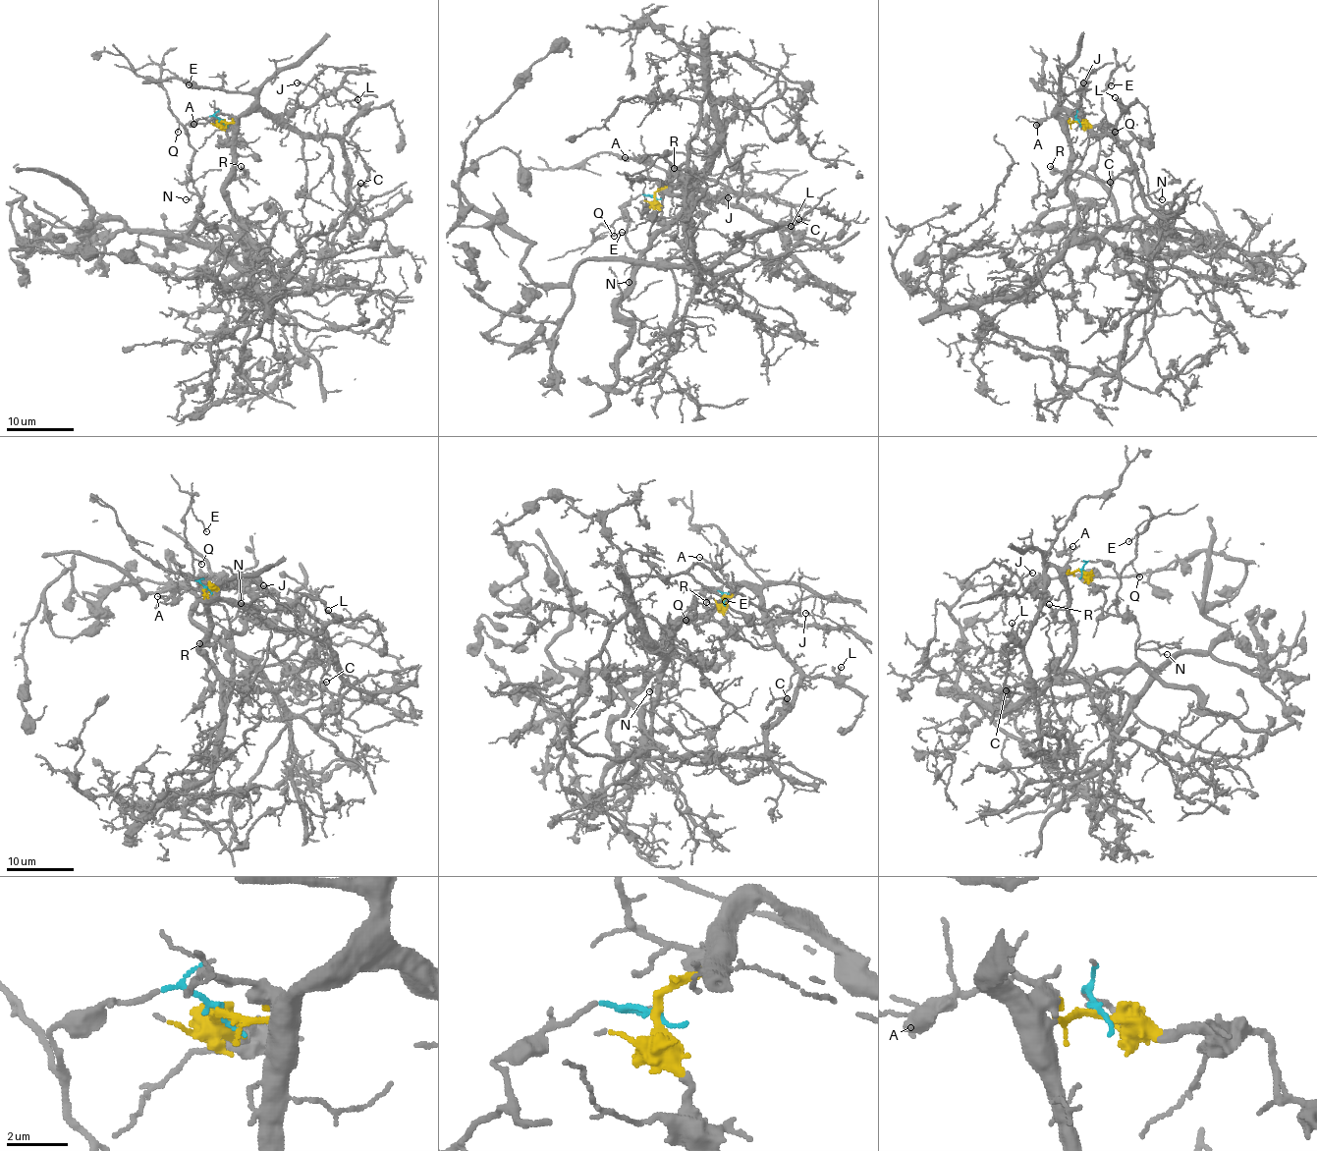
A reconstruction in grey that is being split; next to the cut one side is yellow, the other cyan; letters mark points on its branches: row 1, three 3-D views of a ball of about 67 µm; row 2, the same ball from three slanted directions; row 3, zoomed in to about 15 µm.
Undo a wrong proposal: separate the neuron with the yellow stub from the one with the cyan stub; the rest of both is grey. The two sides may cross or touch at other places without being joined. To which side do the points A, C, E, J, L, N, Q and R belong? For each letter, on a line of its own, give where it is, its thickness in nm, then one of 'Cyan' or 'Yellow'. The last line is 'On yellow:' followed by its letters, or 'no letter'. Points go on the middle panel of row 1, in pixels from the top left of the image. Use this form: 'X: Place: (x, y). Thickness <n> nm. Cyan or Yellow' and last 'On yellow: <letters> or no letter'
A: Place: (625, 157). Thickness 110 nm. Yellow
C: Place: (798, 219). Thickness 120 nm. Yellow
E: Place: (622, 232). Thickness 90 nm. Cyan
J: Place: (728, 197). Thickness 120 nm. Yellow
L: Place: (791, 226). Thickness 120 nm. Yellow
N: Place: (629, 282). Thickness 90 nm. Cyan
Q: Place: (614, 236). Thickness 110 nm. Cyan
R: Place: (674, 168). Thickness 200 nm. Yellow
On yellow: A, C, J, L, R

